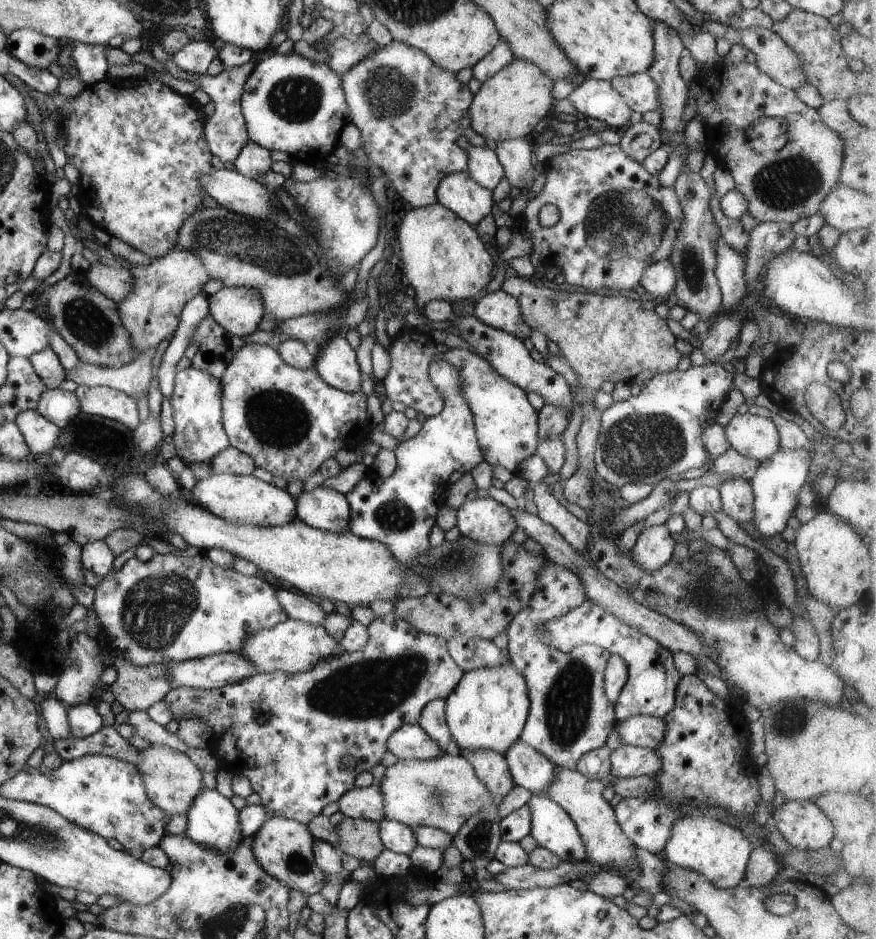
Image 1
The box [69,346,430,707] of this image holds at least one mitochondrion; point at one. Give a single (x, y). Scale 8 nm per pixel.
(157, 607)

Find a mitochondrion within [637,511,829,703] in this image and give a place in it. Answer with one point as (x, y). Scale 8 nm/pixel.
(701, 591)

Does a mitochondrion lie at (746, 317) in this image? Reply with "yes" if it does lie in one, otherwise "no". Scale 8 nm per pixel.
no

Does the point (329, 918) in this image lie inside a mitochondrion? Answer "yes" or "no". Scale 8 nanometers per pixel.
no

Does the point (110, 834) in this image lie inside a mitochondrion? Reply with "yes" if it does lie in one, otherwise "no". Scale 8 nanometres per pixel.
no

